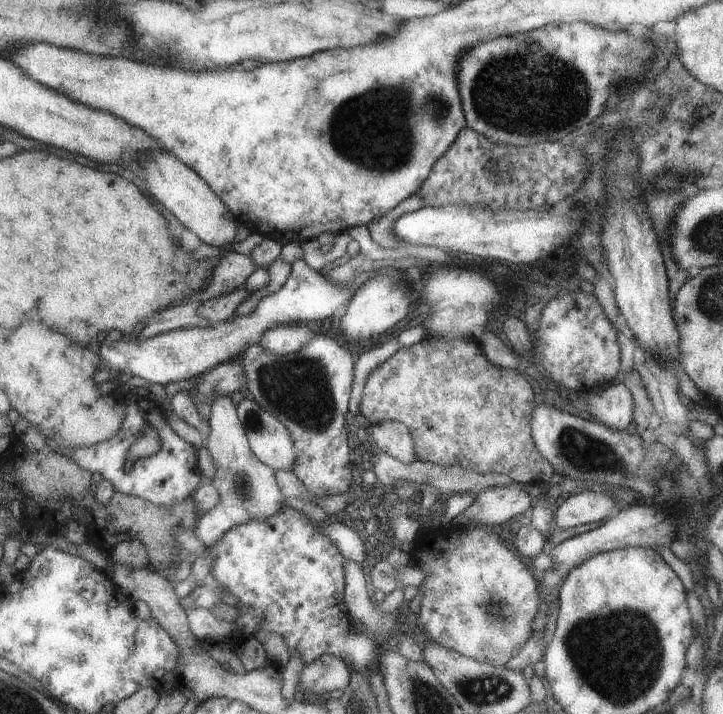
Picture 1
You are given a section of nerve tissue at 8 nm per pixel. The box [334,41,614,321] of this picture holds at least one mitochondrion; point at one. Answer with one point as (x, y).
(560, 98)

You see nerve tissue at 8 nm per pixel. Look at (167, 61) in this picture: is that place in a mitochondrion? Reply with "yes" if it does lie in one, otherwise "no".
no

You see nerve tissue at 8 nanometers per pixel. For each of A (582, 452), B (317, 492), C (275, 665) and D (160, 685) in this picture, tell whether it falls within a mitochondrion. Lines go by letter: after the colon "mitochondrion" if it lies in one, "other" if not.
A: mitochondrion
B: other
C: other
D: other

